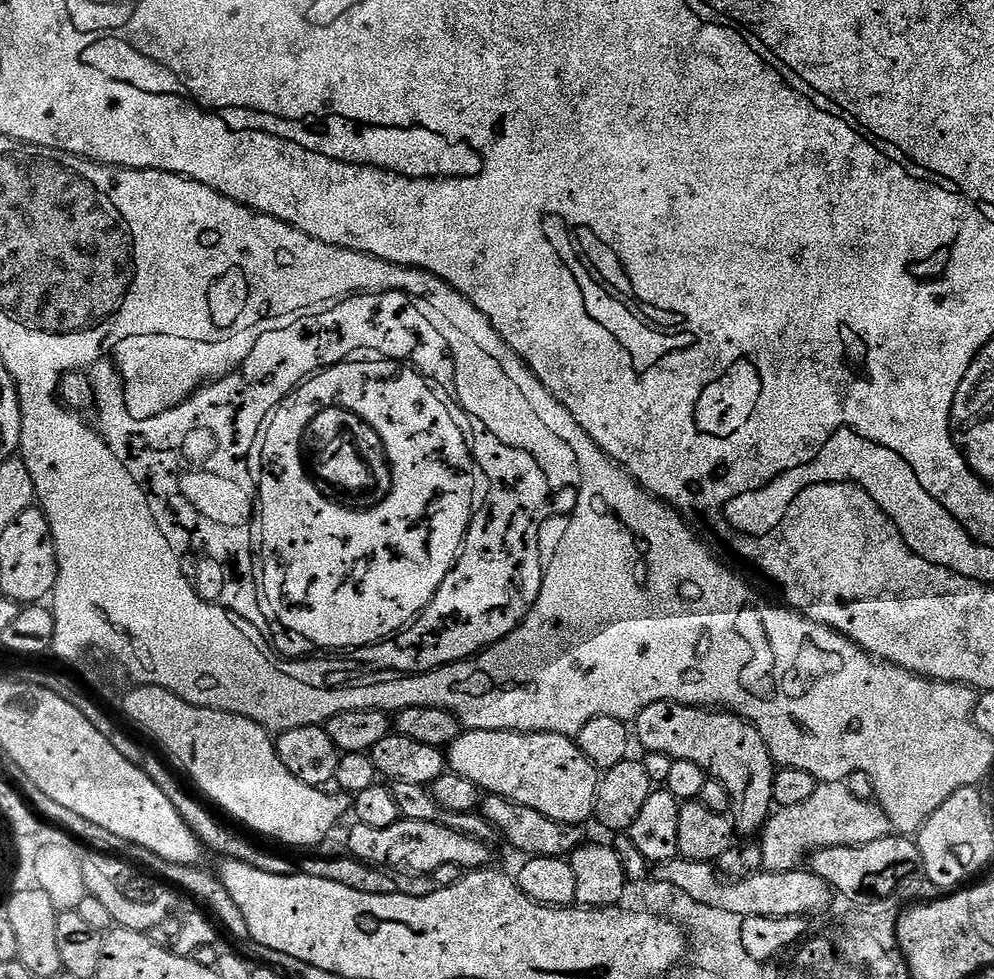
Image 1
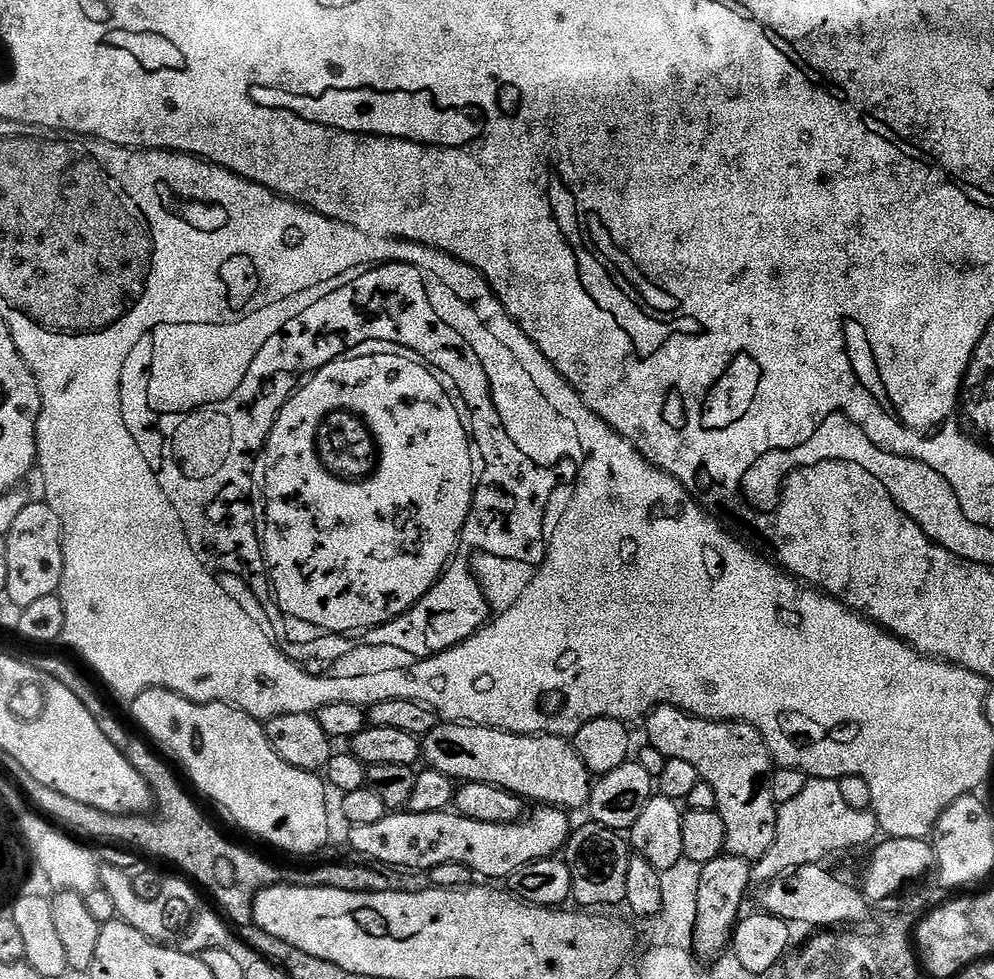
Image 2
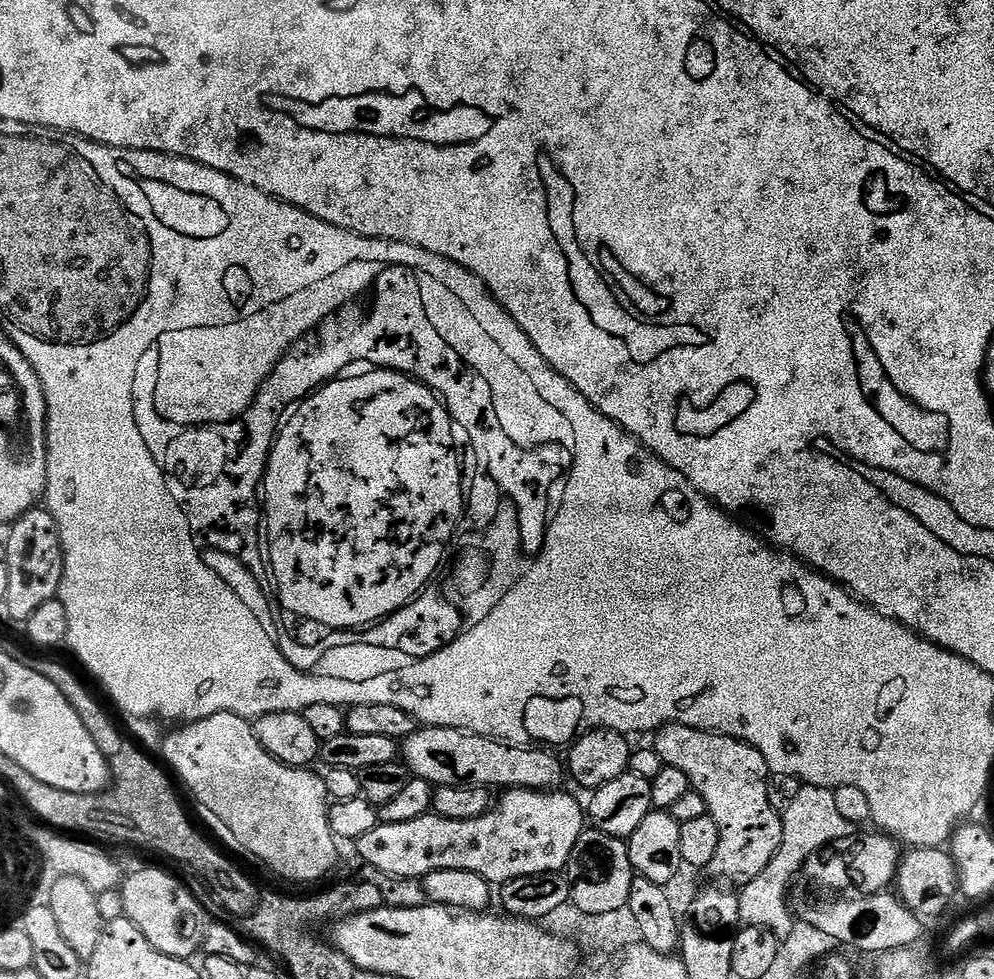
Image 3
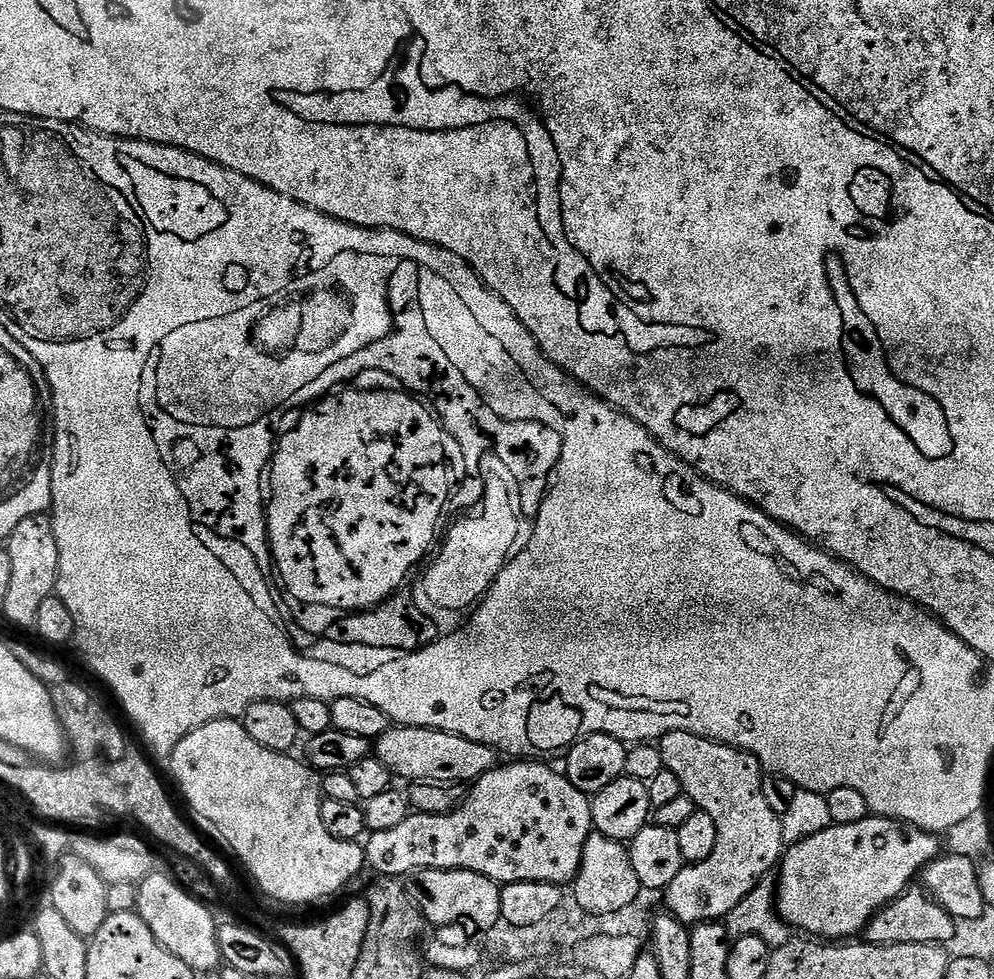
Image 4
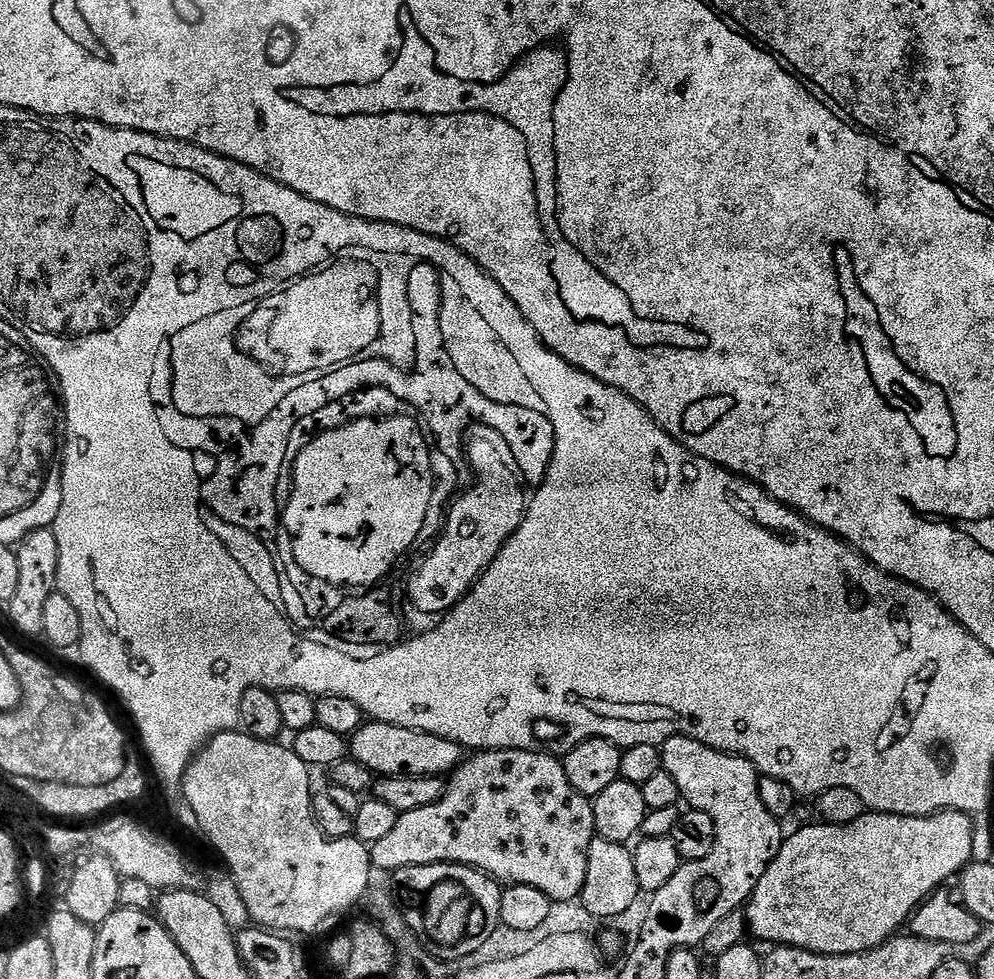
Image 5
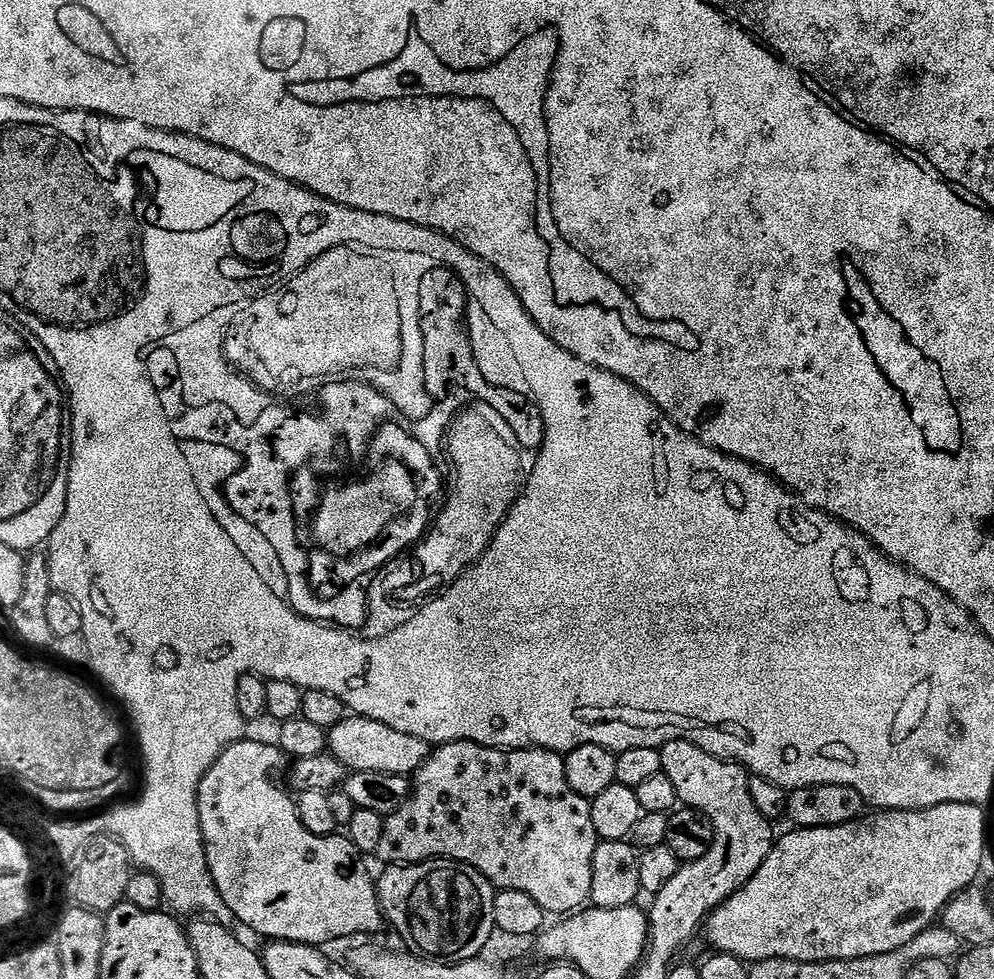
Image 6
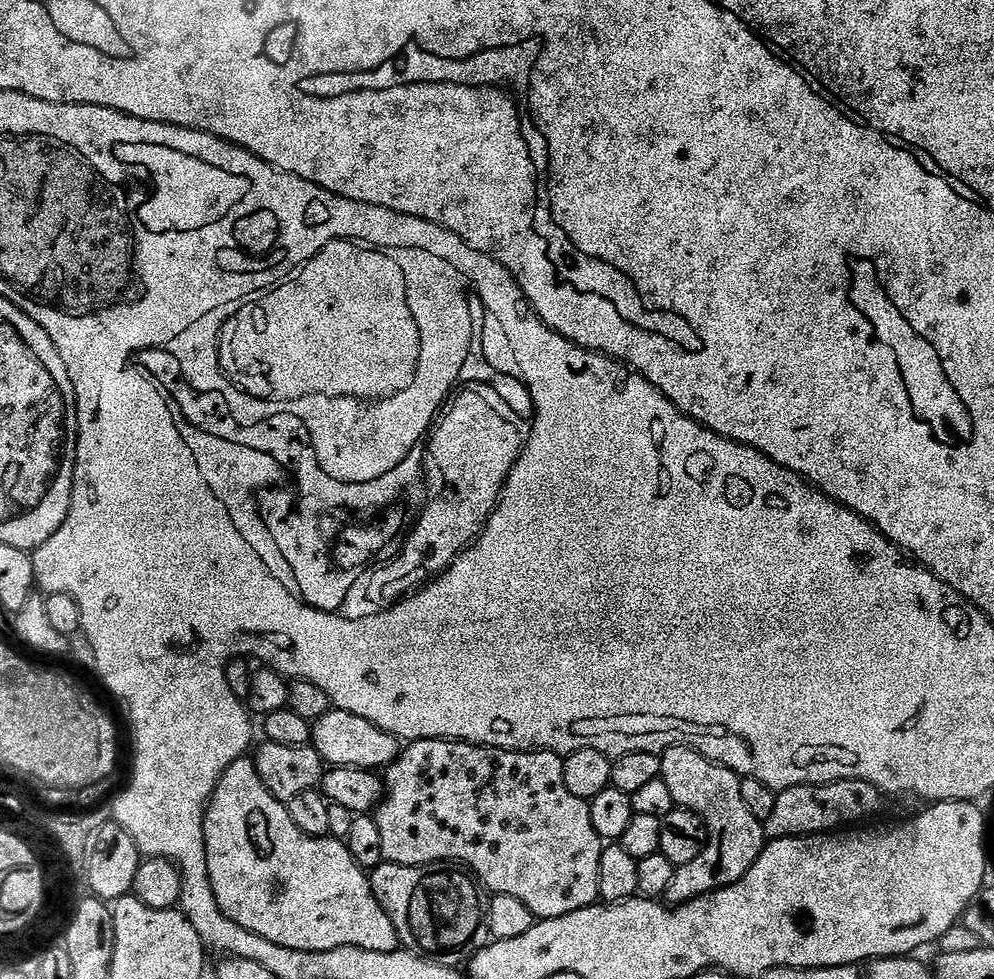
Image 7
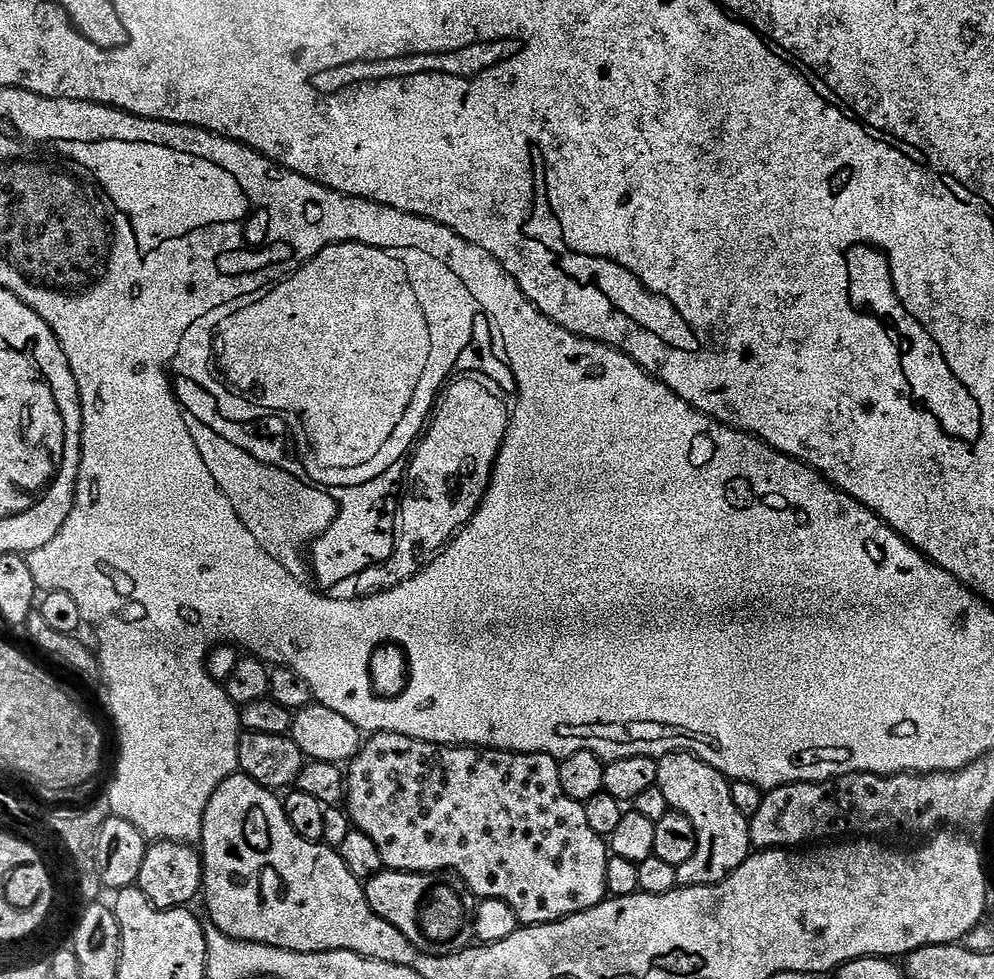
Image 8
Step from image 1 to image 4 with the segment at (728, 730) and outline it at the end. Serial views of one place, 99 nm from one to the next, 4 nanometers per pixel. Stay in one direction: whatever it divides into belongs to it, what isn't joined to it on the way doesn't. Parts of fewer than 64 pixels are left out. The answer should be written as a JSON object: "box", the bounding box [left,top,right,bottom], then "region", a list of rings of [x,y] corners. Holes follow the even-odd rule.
{"box":[658,732,786,926],"region":[[[671,732],[660,737],[658,747],[665,768],[678,777],[678,782],[682,782],[684,795],[696,803],[699,811],[710,814],[710,818],[714,818],[714,826],[718,826],[718,846],[714,846],[714,854],[702,862],[685,866],[678,878],[674,878],[674,882],[663,889],[664,904],[668,907],[665,909],[689,926],[723,921],[734,910],[734,906],[738,906],[738,902],[742,902],[742,898],[746,898],[746,894],[750,894],[750,890],[754,890],[754,886],[758,886],[769,875],[768,871],[771,868],[773,871],[779,865],[786,851],[782,819],[770,808],[763,794],[765,773],[758,758],[751,752],[707,740],[698,734]]]}

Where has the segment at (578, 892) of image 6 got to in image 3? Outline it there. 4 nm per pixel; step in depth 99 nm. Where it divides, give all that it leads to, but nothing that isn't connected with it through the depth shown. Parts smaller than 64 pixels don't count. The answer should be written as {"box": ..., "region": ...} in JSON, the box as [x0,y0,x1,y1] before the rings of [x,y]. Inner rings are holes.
{"box":[354,788,586,886],"region":[[[510,788],[503,793],[504,796],[495,801],[486,814],[482,814],[478,818],[470,818],[469,820],[447,820],[435,814],[429,814],[422,818],[414,818],[414,822],[398,822],[397,824],[377,823],[374,830],[370,830],[370,834],[362,834],[360,840],[355,841],[354,848],[356,852],[365,861],[367,867],[382,870],[382,874],[390,874],[391,876],[401,876],[402,878],[410,878],[411,880],[420,880],[430,875],[431,872],[438,870],[470,870],[474,874],[478,874],[484,880],[493,886],[503,886],[508,884],[514,878],[522,878],[523,876],[533,876],[534,874],[546,874],[547,872],[564,872],[570,862],[570,854],[574,854],[574,846],[578,846],[578,838],[586,831],[586,808],[583,803],[579,804],[570,793],[565,790],[541,790],[538,788]]]}

